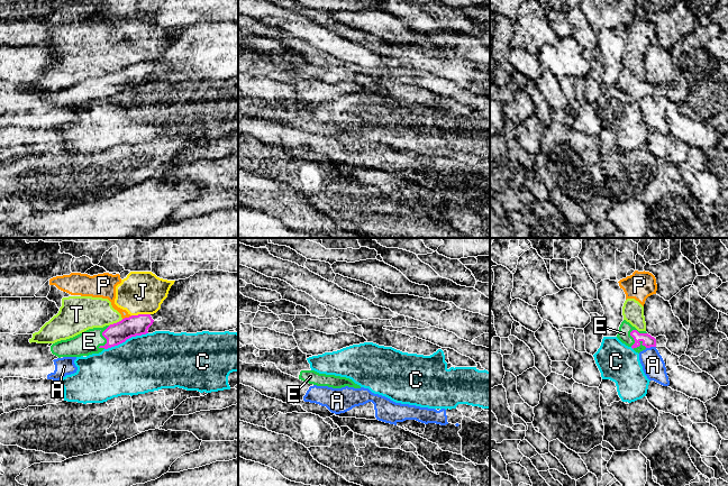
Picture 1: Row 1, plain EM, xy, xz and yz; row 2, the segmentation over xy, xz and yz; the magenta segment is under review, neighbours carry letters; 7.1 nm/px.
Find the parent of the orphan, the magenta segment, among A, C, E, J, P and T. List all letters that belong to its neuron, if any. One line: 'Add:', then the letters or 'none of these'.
Add: E

